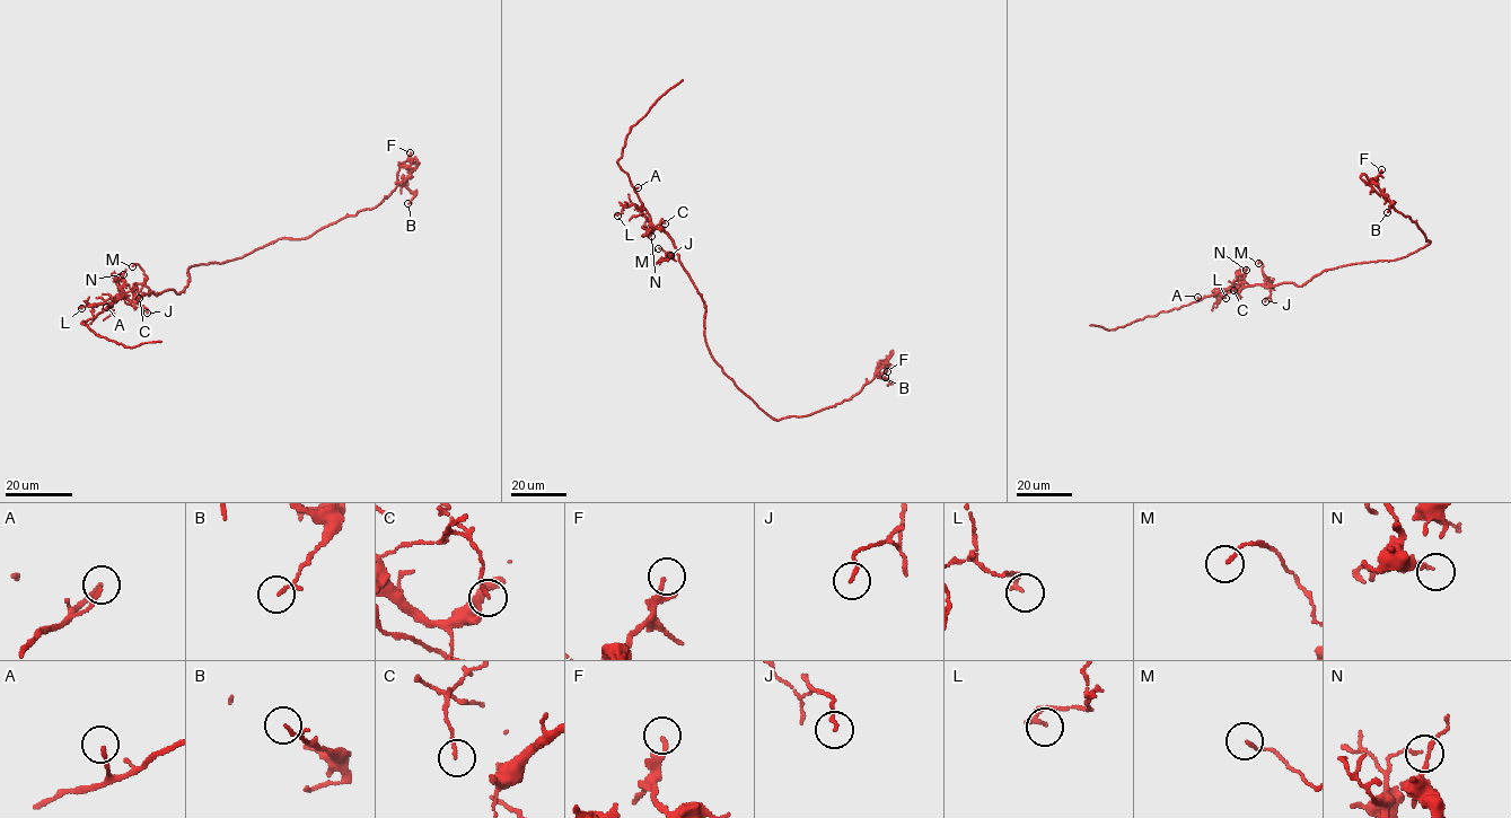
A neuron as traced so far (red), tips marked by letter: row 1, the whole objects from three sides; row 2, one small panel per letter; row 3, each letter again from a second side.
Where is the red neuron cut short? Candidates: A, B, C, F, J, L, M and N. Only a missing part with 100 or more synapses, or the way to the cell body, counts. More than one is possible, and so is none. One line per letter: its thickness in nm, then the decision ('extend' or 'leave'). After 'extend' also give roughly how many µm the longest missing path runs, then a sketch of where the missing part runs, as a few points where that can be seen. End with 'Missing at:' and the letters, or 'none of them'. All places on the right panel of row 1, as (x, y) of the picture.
A: calibre 140 nm; leave
B: calibre 170 nm; leave
C: calibre 110 nm; leave
F: calibre 120 nm; leave
J: calibre 120 nm; leave
L: calibre 170 nm; leave
M: calibre 120 nm; leave
N: calibre 120 nm; leave
Missing at: none of them

